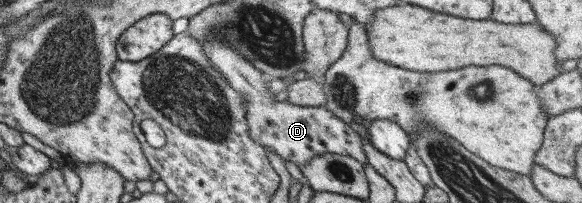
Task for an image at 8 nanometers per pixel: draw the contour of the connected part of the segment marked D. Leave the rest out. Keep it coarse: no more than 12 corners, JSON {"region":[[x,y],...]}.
{"region":[[222,35],[206,60],[242,94],[249,137],[296,166],[324,153],[367,158],[323,106],[275,101]]}

